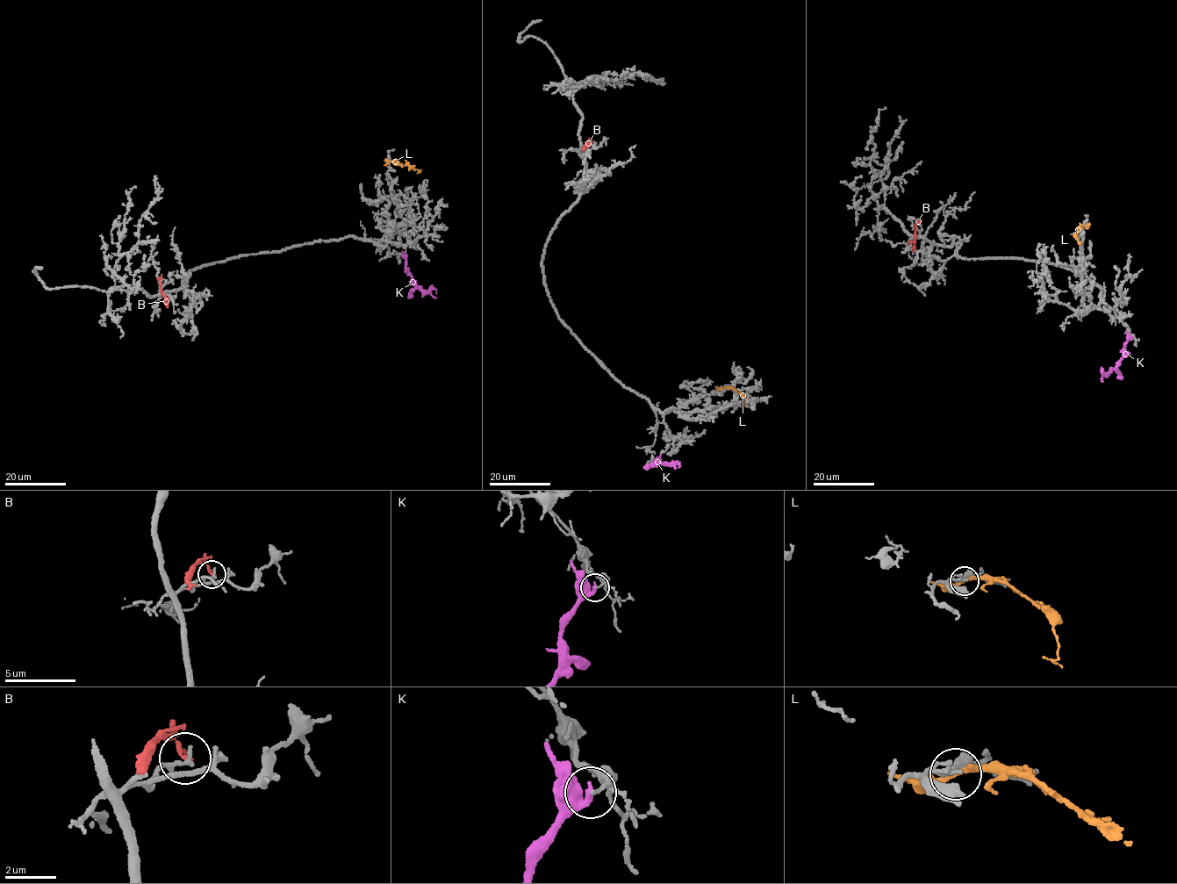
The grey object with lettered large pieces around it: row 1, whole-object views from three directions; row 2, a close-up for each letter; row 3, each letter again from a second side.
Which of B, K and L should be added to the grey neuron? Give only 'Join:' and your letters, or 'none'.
Join: none

